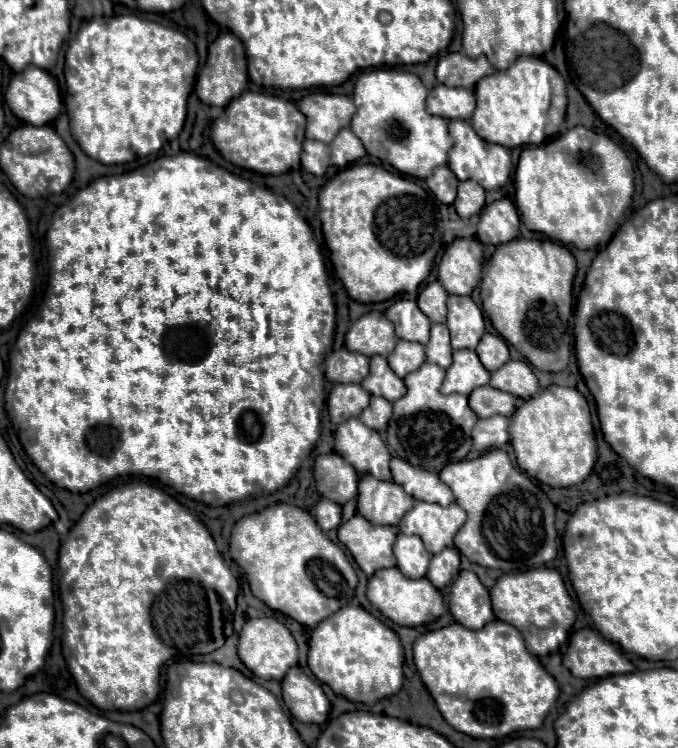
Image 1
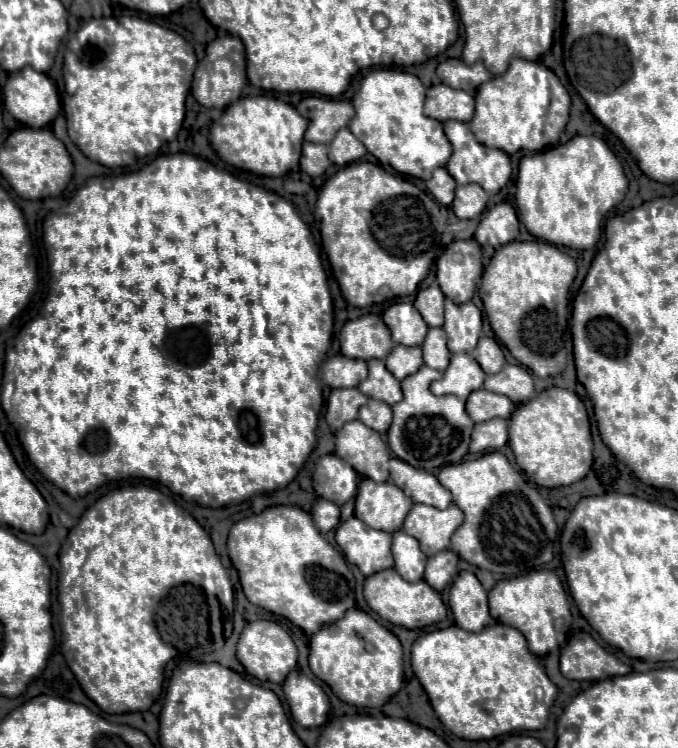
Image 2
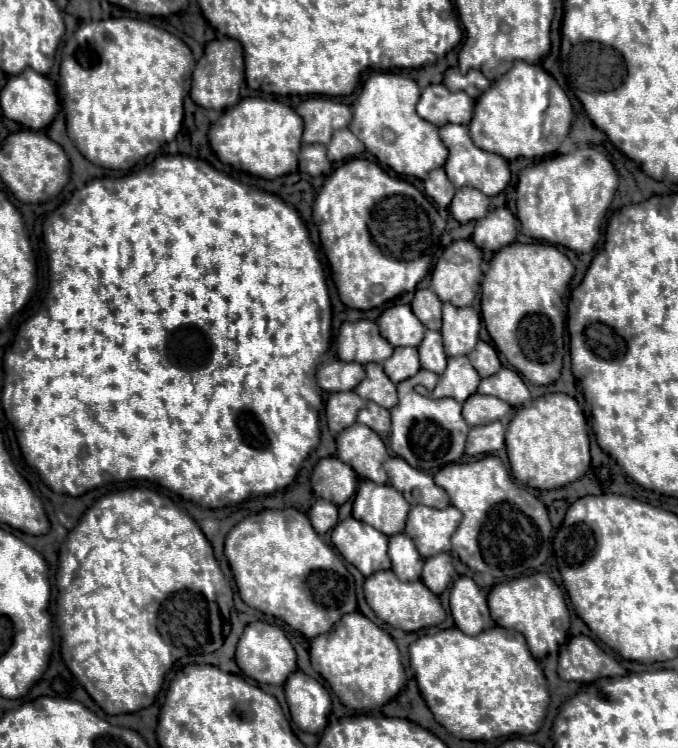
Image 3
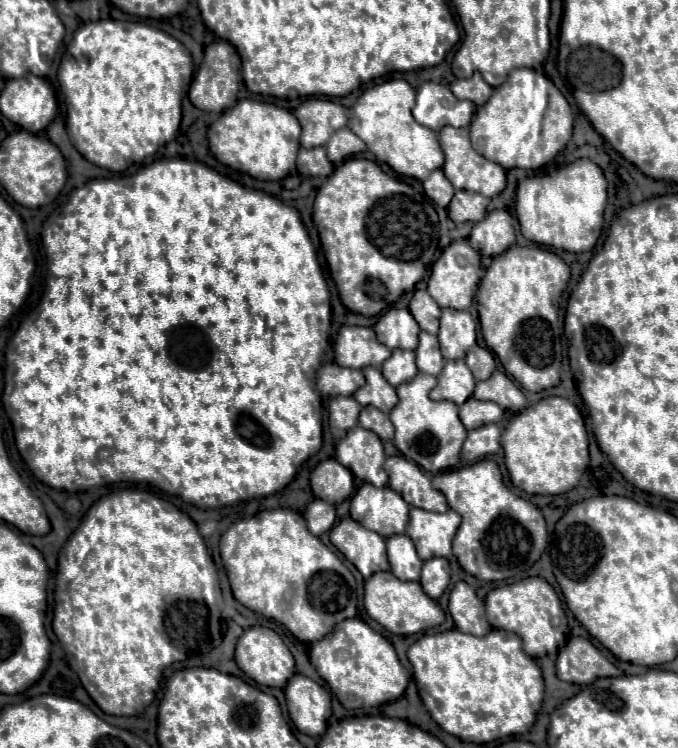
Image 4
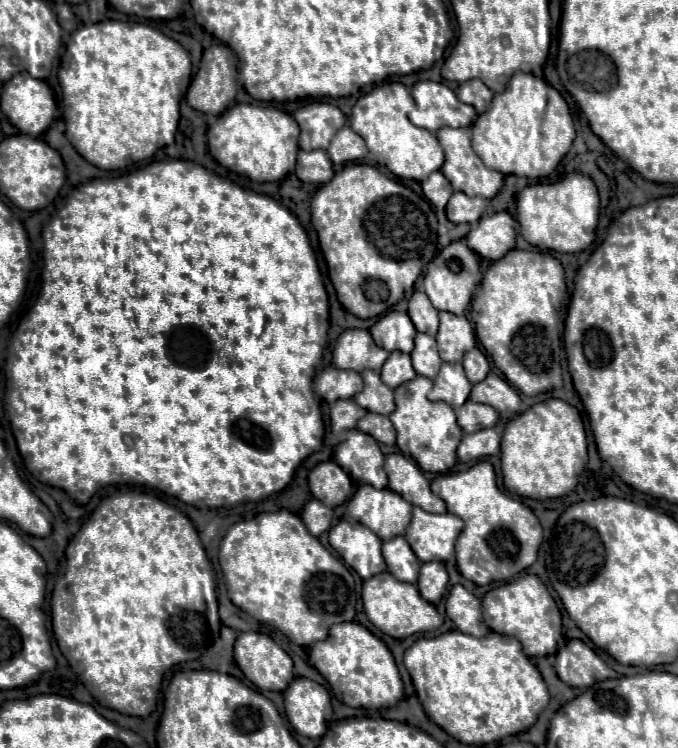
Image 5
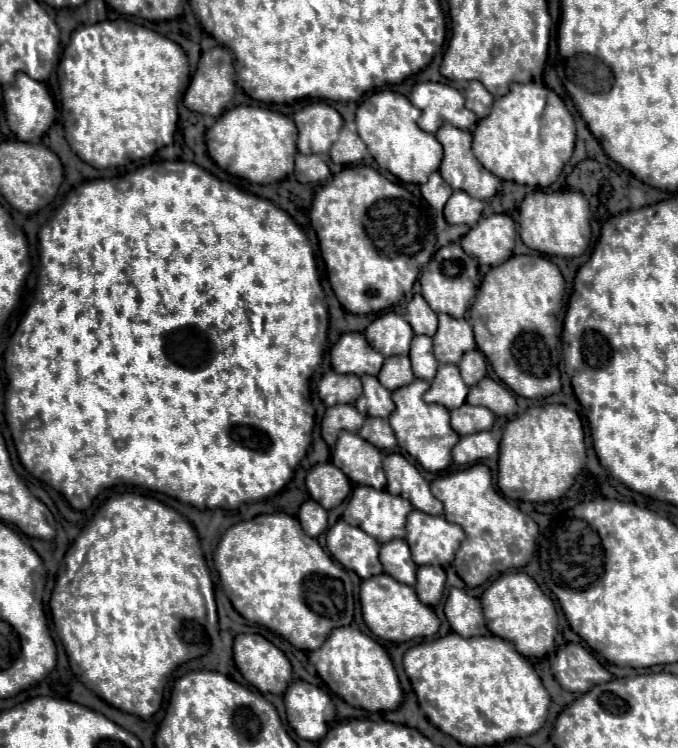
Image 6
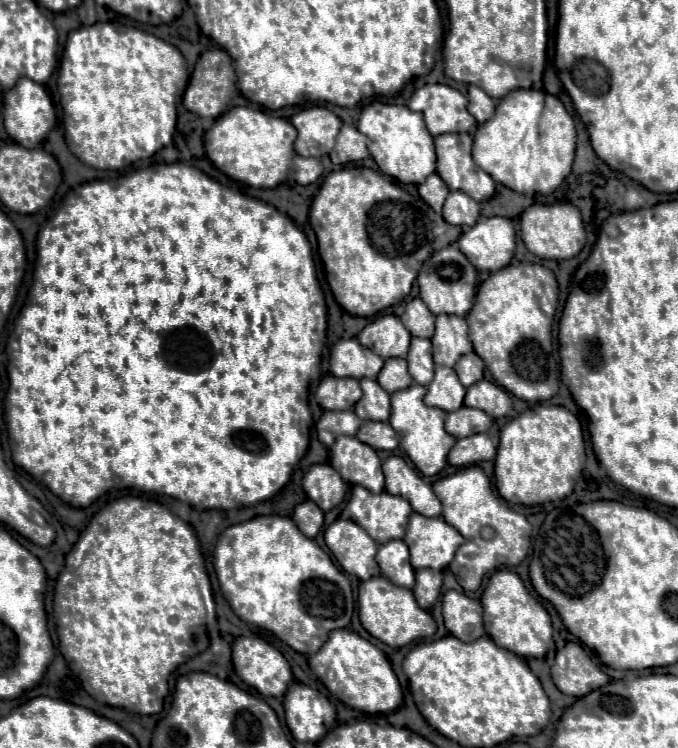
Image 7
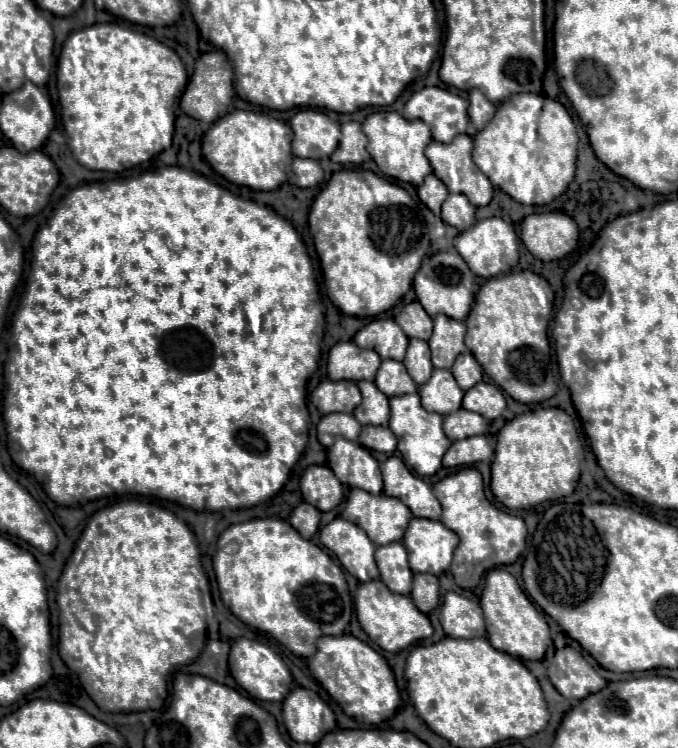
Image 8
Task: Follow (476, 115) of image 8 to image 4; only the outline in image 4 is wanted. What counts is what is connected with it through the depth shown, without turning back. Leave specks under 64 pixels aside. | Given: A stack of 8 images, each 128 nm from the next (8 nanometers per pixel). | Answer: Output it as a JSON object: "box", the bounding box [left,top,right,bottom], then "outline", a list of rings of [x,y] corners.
{"box":[450,72,492,106],"outline":[[[476,72],[476,76],[472,78],[464,78],[464,80],[454,80],[450,84],[452,88],[452,94],[458,98],[458,100],[470,100],[474,102],[476,106],[482,106],[490,94],[492,94],[492,86],[488,86],[482,76]]]}

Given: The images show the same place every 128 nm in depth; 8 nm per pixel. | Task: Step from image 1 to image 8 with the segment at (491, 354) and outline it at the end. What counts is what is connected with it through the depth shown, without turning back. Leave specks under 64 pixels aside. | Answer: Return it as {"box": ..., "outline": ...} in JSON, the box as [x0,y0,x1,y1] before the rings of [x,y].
{"box":[452,352,482,390],"outline":[[[464,352],[456,358],[456,362],[452,366],[452,374],[462,390],[468,390],[482,380],[482,368],[470,352]]]}

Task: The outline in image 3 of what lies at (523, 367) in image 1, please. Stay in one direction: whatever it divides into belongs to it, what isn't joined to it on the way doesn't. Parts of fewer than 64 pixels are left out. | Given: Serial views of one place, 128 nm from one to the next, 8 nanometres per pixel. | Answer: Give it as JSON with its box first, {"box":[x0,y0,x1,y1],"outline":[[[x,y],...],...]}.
{"box":[478,368,532,408],"outline":[[[500,368],[500,372],[496,372],[496,376],[484,378],[478,386],[478,392],[496,396],[496,398],[508,402],[512,408],[520,408],[526,402],[530,402],[530,398],[532,398],[526,388],[526,382],[512,368]]]}

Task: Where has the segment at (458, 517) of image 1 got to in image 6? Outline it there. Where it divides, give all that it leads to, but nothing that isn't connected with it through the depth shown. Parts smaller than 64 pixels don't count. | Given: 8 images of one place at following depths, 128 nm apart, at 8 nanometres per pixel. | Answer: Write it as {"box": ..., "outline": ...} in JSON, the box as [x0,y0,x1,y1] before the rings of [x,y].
{"box":[406,510,464,566],"outline":[[[420,510],[408,514],[406,532],[412,560],[418,566],[452,564],[454,554],[464,540],[464,530],[458,524],[448,522],[444,516],[428,516]]]}

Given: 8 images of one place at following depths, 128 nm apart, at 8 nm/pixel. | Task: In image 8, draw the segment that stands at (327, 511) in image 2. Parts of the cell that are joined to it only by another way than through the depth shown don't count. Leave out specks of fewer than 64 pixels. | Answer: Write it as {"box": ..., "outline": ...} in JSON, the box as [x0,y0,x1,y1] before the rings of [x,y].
{"box":[290,502,320,538],"outline":[[[302,502],[294,508],[290,516],[290,524],[302,538],[312,538],[320,524],[320,510],[312,508],[312,504],[308,502]]]}

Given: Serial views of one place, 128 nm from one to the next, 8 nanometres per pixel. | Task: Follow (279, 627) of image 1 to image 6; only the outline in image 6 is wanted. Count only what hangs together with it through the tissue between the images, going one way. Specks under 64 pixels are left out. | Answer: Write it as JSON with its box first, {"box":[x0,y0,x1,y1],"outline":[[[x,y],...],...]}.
{"box":[234,634,292,694],"outline":[[[260,634],[234,638],[234,662],[240,674],[262,694],[284,694],[292,680],[288,658]]]}

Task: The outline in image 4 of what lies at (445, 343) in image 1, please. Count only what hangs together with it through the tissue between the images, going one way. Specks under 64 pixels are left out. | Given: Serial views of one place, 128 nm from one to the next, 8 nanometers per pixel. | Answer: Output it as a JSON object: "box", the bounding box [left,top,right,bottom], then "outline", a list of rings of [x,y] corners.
{"box":[414,332,444,376],"outline":[[[420,332],[420,342],[414,352],[416,352],[416,366],[420,372],[430,376],[440,374],[440,368],[444,368],[444,358],[440,354],[440,344],[436,336],[428,332]]]}

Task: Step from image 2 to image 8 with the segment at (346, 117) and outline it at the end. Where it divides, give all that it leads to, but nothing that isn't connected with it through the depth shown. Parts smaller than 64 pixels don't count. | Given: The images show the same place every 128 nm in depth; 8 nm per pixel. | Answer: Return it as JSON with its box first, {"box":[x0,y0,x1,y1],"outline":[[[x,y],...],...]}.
{"box":[290,110,340,160],"outline":[[[300,110],[290,120],[294,130],[292,152],[298,158],[320,160],[330,156],[340,140],[340,124],[320,110]]]}

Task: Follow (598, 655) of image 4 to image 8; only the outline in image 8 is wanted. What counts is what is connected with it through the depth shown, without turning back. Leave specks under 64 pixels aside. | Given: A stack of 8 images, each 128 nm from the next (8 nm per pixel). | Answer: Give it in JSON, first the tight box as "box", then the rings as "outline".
{"box":[548,646,606,700],"outline":[[[570,646],[556,650],[554,660],[548,666],[548,678],[554,688],[568,700],[582,700],[606,686],[606,680],[582,658],[582,654]]]}

